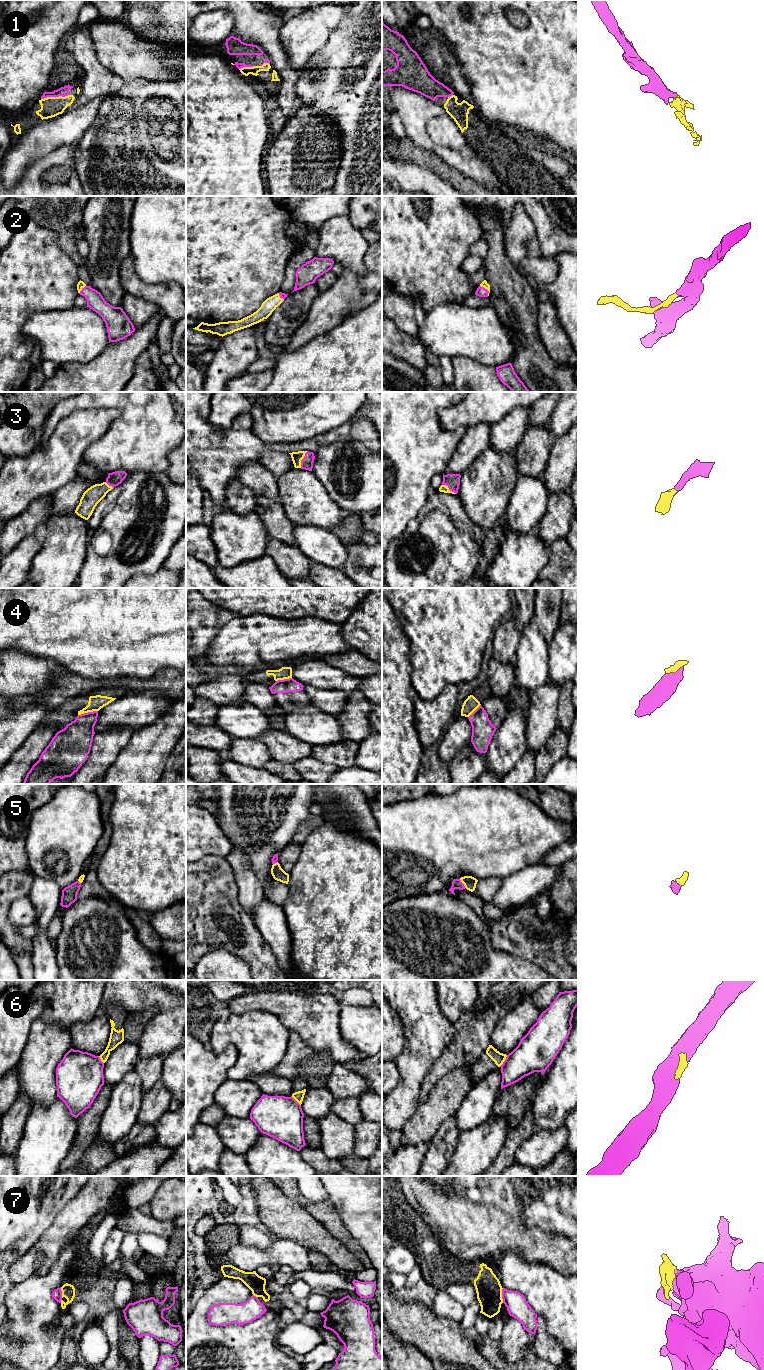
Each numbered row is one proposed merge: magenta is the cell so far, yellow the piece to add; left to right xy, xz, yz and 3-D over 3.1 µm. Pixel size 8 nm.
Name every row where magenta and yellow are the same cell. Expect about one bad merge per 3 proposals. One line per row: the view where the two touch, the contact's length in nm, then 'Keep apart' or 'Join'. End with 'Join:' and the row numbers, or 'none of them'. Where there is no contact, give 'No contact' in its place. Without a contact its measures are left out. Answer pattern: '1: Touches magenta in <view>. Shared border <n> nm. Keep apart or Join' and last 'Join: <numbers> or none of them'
1: Touches magenta in xy. Shared border 240 nm. Join
2: Touches magenta in yz. Shared border 110 nm. Join
3: Touches magenta in xz. Shared border 150 nm. Join
4: Touches magenta in xy. Shared border 170 nm. Keep apart
5: Touches magenta in yz. Shared border 90 nm. Join
6: Touches magenta in yz. Shared border 120 nm. Keep apart
7: Touches magenta in yz. Shared border 120 nm. Keep apart
Join: 1, 2, 3, 5

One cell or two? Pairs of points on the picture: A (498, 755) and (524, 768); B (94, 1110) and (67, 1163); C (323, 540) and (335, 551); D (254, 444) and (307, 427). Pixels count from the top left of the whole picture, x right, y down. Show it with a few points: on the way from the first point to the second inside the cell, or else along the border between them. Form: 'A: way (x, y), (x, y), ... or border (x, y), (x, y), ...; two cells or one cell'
A: border (527, 751), (506, 773); two cells
B: way (87, 1123), (87, 1132), (77, 1150); one cell
C: way (326, 543), (332, 549); one cell
D: border (252, 420), (252, 430), (263, 441), (283, 443); two cells

